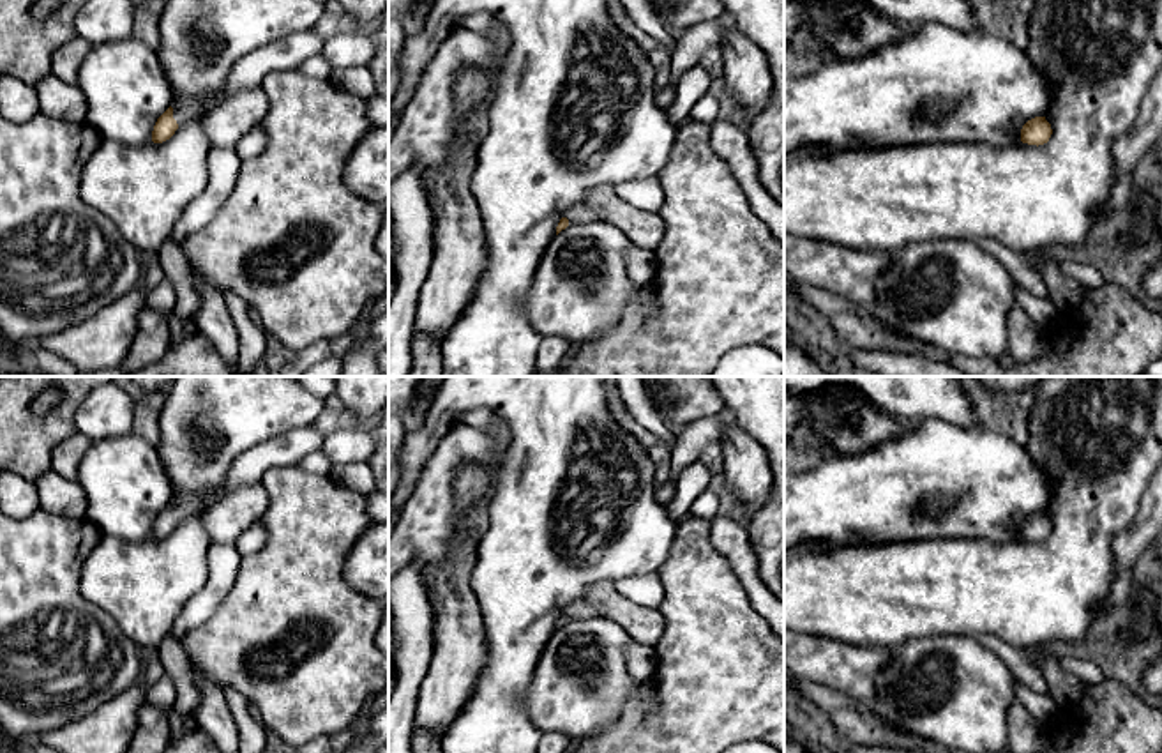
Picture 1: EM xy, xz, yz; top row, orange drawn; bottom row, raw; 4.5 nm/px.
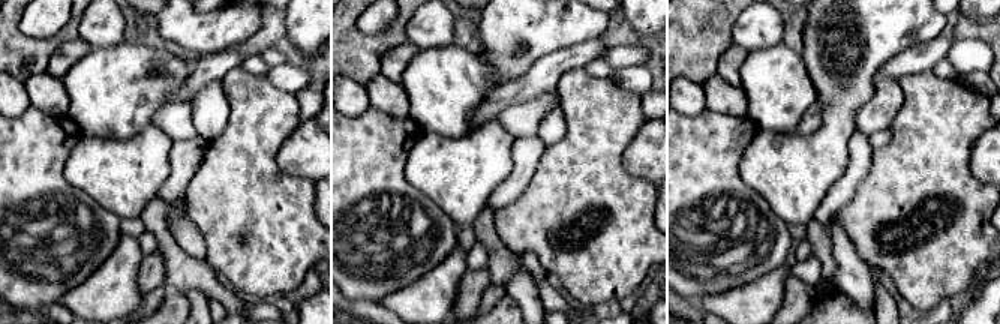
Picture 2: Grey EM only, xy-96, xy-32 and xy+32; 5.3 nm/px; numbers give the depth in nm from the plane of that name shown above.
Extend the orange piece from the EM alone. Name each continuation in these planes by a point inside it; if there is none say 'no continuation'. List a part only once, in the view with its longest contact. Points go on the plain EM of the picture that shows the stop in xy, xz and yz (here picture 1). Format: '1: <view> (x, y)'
1: xy (249, 467)

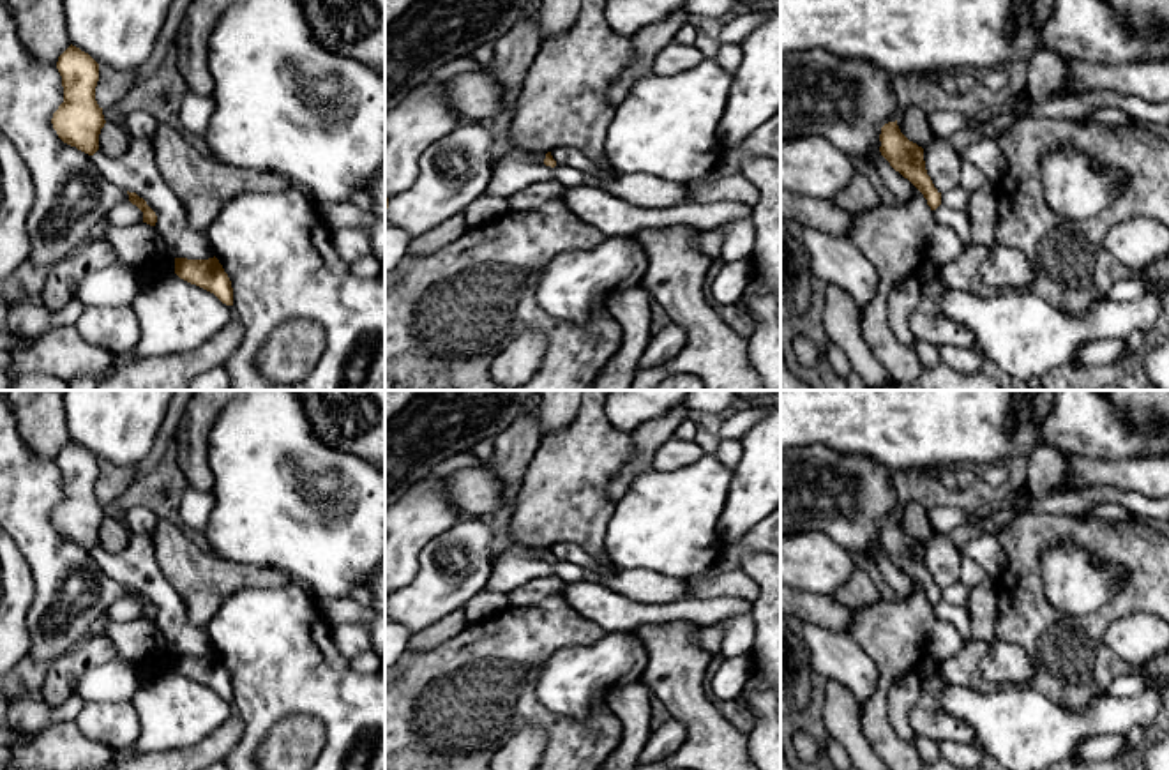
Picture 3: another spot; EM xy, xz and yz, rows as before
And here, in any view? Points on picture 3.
no continuation

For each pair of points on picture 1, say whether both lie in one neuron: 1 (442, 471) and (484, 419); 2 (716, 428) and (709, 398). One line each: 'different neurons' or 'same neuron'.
1: different neurons
2: different neurons

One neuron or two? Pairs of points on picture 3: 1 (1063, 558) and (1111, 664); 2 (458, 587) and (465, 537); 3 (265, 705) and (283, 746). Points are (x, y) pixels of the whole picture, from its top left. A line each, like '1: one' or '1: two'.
1: two
2: one
3: two

